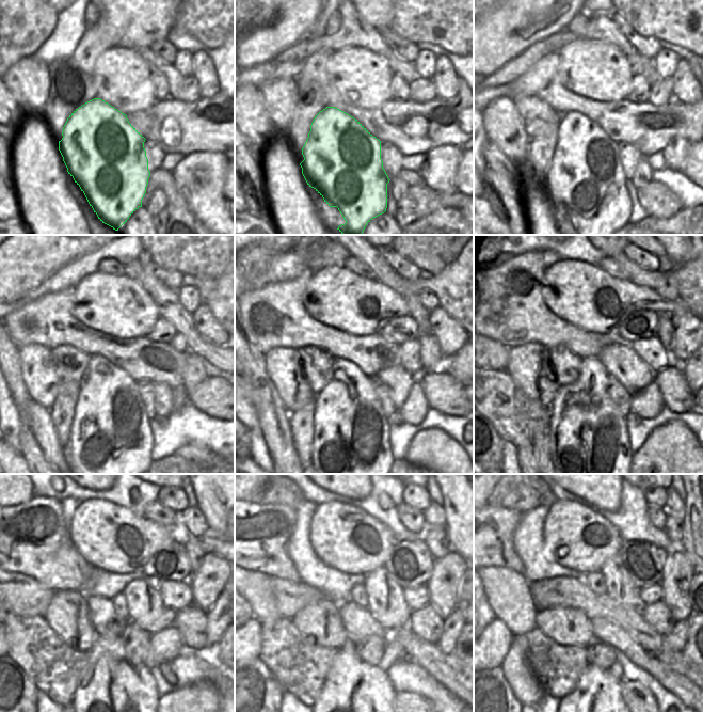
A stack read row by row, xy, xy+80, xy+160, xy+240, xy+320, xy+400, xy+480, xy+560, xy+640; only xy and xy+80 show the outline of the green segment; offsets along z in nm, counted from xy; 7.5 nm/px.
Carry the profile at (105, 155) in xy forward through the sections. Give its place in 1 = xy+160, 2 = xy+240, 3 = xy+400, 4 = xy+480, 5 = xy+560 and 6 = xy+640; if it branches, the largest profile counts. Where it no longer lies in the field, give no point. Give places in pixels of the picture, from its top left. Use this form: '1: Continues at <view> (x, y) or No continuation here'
1: Continues at xy+160 (587, 192)
2: Continues at xy+240 (110, 441)
3: Continues at xy+400 (589, 443)
4: Continues at xy+480 (112, 691)
5: Continues at xy+560 (353, 691)
6: Continues at xy+640 (597, 691)

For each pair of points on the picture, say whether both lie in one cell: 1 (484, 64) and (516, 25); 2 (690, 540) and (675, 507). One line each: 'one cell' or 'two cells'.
1: one cell
2: two cells

